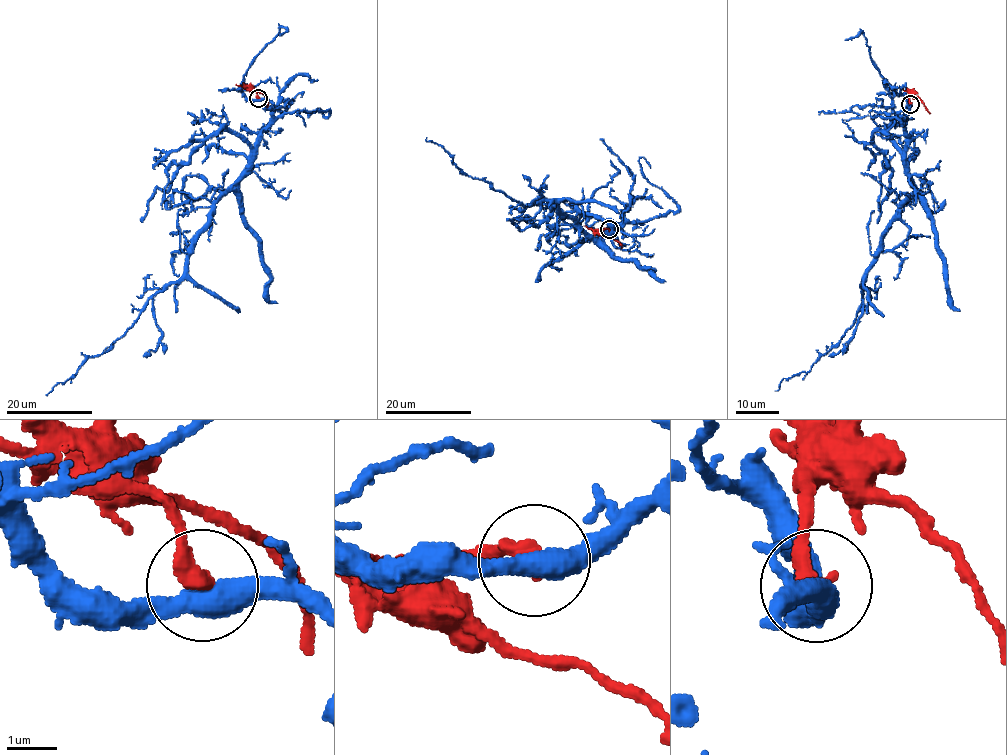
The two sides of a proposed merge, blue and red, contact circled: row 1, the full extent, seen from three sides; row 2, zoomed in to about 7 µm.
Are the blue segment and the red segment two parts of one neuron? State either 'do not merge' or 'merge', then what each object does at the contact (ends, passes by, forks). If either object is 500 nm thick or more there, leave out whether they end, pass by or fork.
do not merge | blue passes by | red ends

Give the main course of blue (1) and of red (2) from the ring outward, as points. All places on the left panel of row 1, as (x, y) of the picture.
1: (258, 98), (272, 103), (272, 116), (253, 165), (215, 204), (185, 273), (149, 299), (109, 349), (47, 395)
2: (259, 98), (252, 88), (264, 95), (266, 107)

